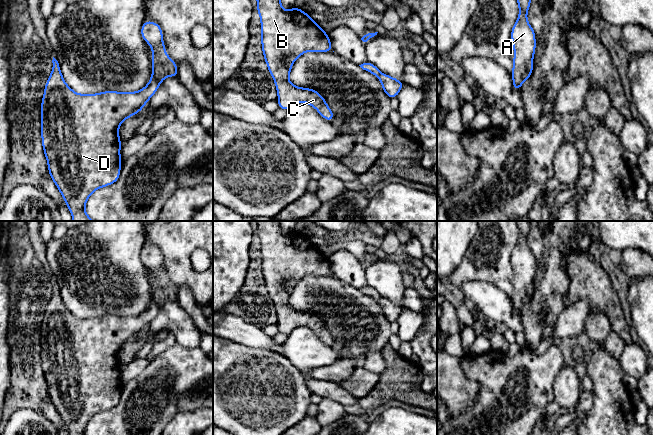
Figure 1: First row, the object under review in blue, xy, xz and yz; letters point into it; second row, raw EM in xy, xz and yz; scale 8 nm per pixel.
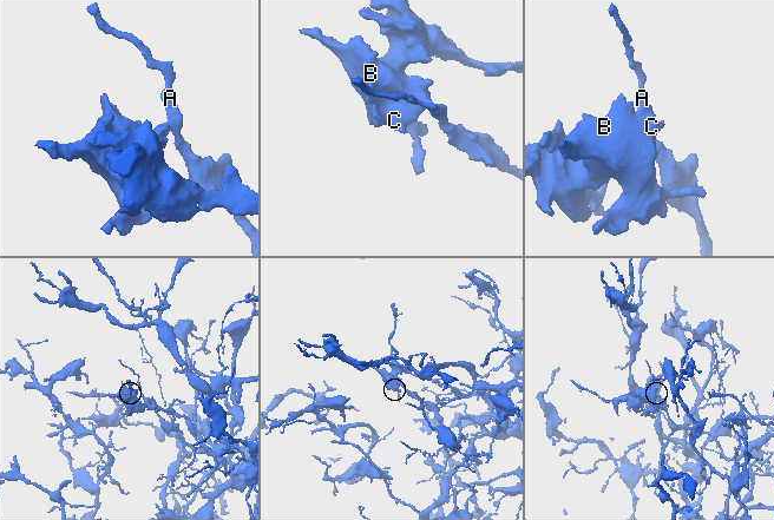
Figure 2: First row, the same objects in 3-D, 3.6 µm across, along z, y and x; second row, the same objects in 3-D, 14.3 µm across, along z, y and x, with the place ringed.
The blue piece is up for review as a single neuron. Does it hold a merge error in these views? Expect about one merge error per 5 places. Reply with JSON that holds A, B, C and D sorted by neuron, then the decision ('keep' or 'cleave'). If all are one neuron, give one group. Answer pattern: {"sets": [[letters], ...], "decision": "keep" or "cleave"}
{"sets": [["A"], ["B", "C", "D"]], "decision": "cleave"}

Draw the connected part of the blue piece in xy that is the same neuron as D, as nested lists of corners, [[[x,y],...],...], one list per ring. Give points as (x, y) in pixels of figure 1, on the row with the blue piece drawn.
[[[53,57],[52,72],[44,88],[41,103],[41,136],[44,154],[48,163],[49,174],[59,189],[73,221],[94,221],[85,212],[85,204],[89,196],[97,189],[115,183],[120,177],[121,141],[118,134],[121,123],[140,112],[151,96],[159,88],[155,77],[152,75],[149,83],[140,91],[116,92],[105,91],[98,94],[78,94],[64,81],[58,61]]]

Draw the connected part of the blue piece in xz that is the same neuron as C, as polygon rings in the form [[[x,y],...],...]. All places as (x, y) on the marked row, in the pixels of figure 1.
[[[257,0],[256,8],[261,20],[262,51],[276,85],[279,108],[289,110],[297,103],[305,102],[313,106],[323,118],[332,122],[334,114],[320,93],[310,88],[297,87],[289,81],[292,65],[300,55],[307,51],[333,51],[328,34],[300,8],[294,7],[289,11],[284,11],[280,0]]]

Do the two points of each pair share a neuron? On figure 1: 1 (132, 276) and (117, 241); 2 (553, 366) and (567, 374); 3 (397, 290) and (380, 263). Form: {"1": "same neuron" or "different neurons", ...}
{"1": "same neuron", "2": "different neurons", "3": "same neuron"}

